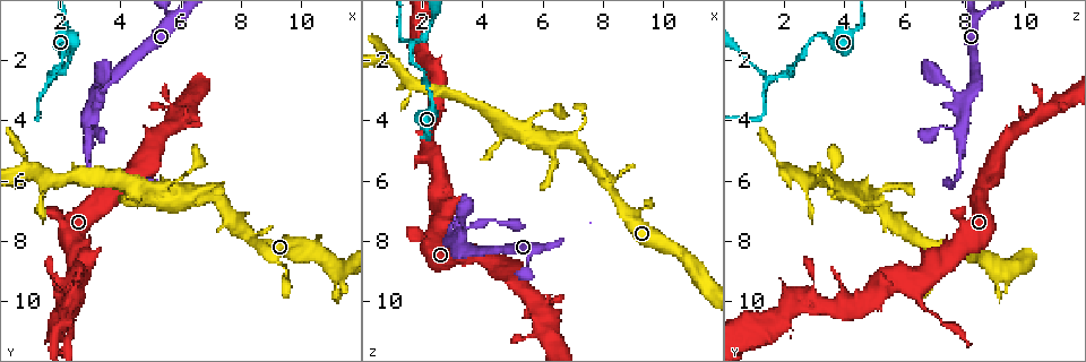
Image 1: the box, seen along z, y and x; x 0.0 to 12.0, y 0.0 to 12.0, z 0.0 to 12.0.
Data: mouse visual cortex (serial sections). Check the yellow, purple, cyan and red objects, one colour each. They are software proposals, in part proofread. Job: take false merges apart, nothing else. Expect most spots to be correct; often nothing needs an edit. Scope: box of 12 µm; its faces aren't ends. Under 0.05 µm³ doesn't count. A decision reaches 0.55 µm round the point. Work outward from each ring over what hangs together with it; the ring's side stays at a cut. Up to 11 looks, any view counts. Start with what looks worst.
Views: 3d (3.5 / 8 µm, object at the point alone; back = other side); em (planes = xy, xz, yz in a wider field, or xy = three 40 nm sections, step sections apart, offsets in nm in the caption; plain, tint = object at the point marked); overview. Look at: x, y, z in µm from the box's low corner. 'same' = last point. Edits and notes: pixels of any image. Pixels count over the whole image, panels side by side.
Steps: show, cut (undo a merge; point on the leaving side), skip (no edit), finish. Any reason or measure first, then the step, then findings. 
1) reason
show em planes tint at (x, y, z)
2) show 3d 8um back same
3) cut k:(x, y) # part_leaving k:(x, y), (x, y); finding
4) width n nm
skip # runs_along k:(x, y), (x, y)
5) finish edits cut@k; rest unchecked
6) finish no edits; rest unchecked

sharp bend
show 3d 3.5um at (1.6, 2.7, 1.6)

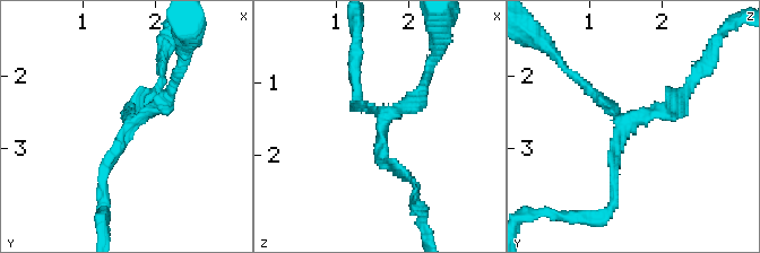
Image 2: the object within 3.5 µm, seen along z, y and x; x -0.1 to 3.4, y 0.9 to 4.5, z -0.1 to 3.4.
arms 3; arm_widths 100, 150, 200 nm; shape alone is not enough
show em xy step 3 tint at (1.65, 2.70, 1.50)

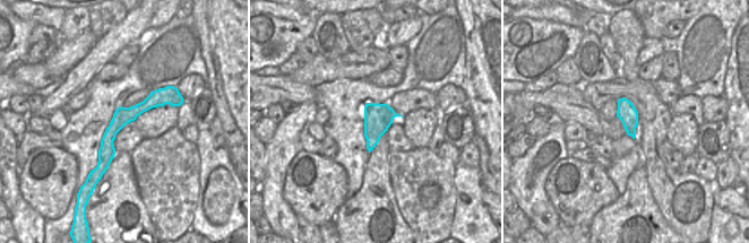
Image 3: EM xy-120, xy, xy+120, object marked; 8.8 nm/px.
skip # runs_along 3:(174, 98), (128, 114), (94, 173); all the same cell

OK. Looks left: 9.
narrows sharply
show 3d 8um at (3.2, 3.2, 8.1)

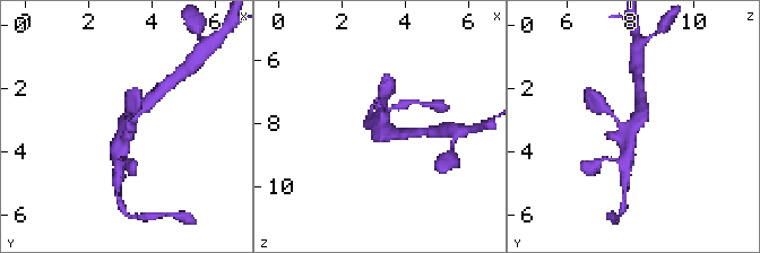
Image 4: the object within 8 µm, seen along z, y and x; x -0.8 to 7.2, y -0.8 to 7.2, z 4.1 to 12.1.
closer look
show 3d 3.5um back at (3.2, 3.2, 8.0)

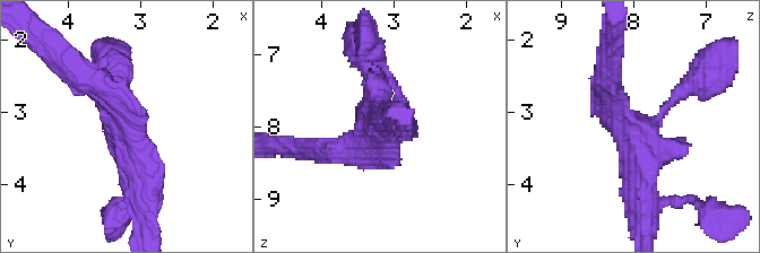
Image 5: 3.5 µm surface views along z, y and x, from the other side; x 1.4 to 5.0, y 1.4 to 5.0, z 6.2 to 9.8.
need the tissue
show em xy step 5 tint at (3.20, 3.20, 8.10)

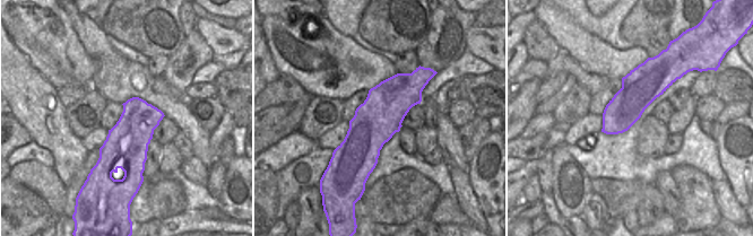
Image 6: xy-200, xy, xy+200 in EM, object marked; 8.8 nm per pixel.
skip # runs_along 6:(416, 72), (345, 166); one cell here

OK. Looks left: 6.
arms part here
show 3d 3.5um at (6.1, 6.4, 4.7)

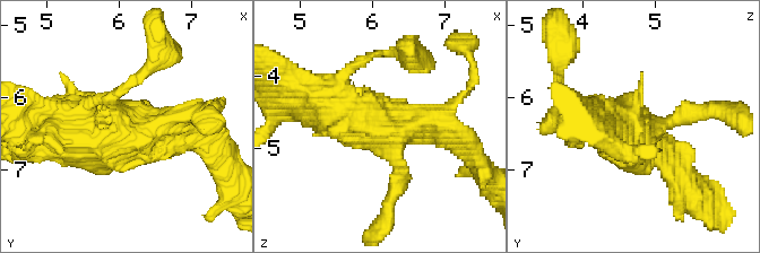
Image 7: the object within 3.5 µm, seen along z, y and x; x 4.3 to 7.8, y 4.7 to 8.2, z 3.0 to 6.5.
shape alone is not enough
show em xy step 1 tint at (6.20, 6.45, 4.75)

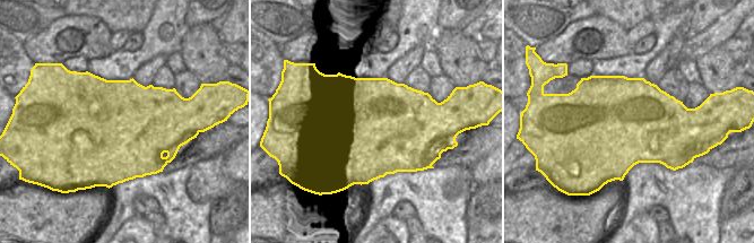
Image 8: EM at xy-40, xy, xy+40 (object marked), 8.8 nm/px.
skip # runs_along 7:(440, 129), (339, 129), (301, 97); continuous, no second cell

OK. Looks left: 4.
a fork
show 3d 8um at (1.0, 5.7, 2.1)

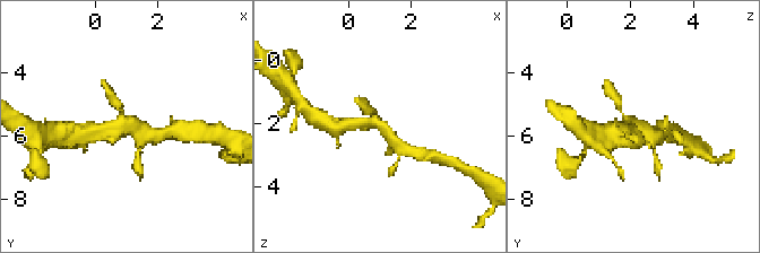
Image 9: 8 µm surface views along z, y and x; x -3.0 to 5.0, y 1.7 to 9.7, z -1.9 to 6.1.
now the EM
show em xy step 1 tint at (1.0, 5.6, 2.1)

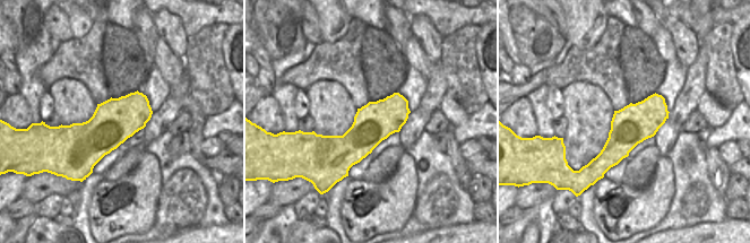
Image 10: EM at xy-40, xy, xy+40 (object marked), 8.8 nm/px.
skip # runs_along 9:(399, 146), (374, 122), (351, 128); continuous, no second cell

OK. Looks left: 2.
finish no edits; rest unchecked

